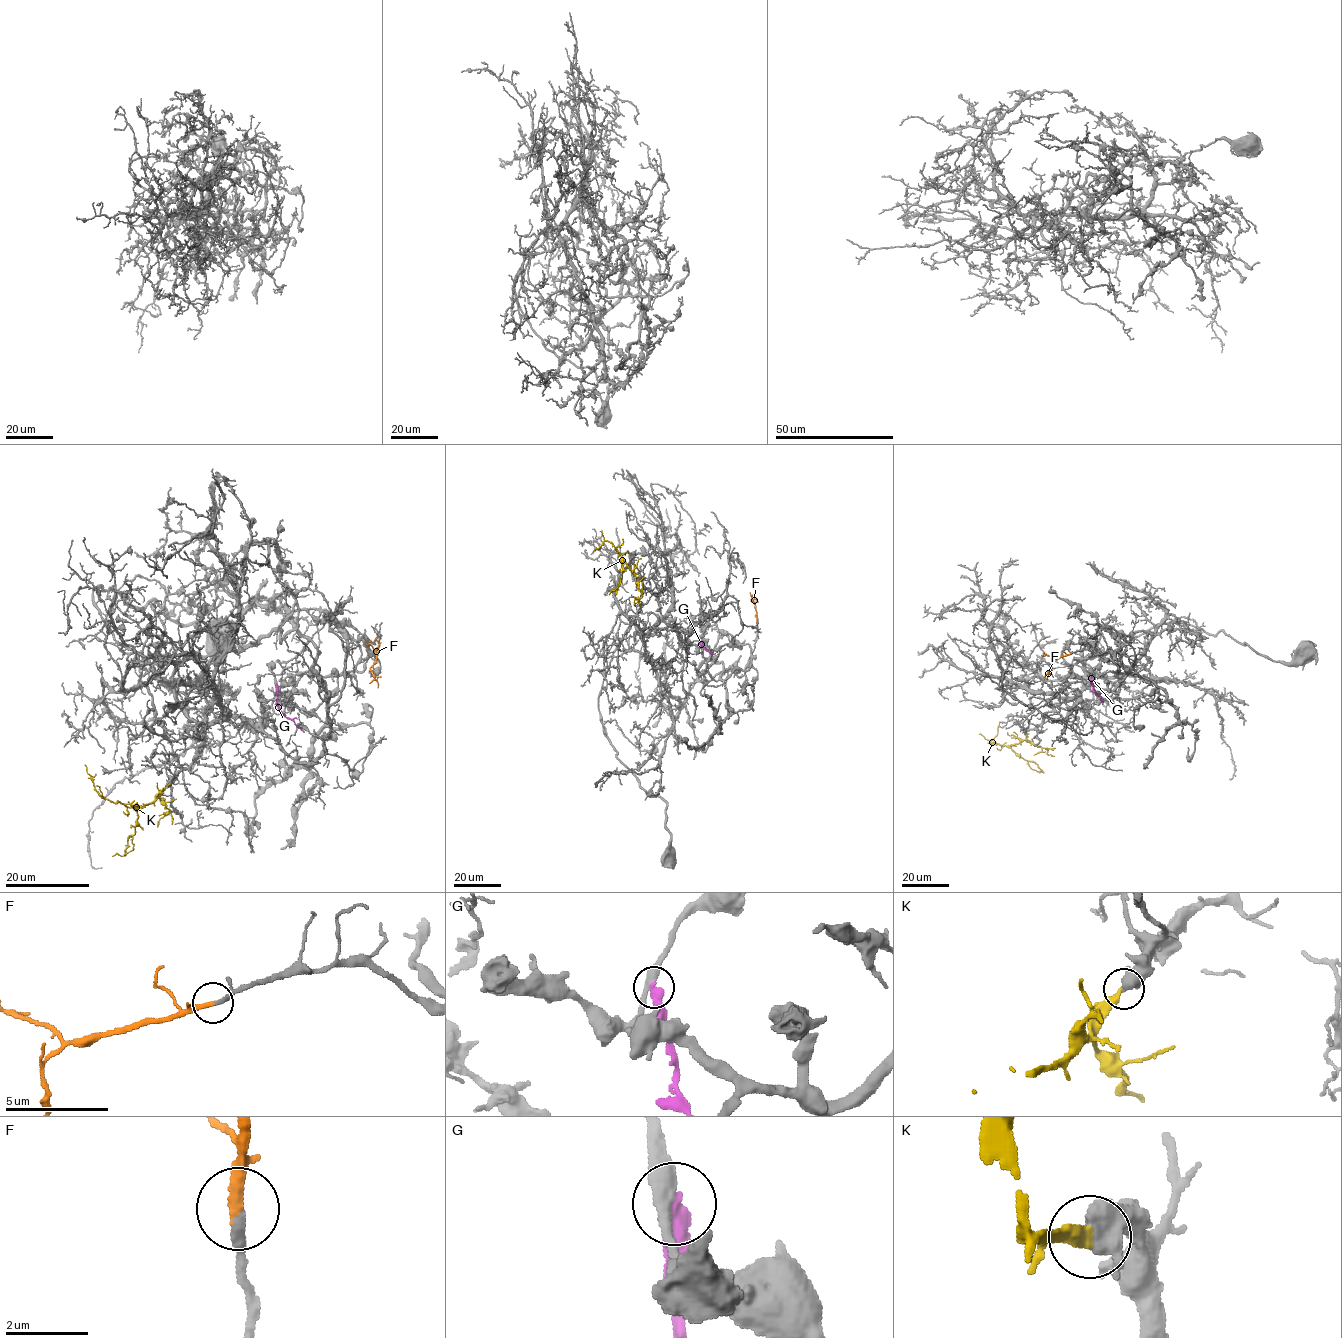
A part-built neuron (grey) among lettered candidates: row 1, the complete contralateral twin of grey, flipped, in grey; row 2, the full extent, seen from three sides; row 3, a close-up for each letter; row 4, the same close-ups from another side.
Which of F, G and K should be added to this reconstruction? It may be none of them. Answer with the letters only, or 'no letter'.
F, K

